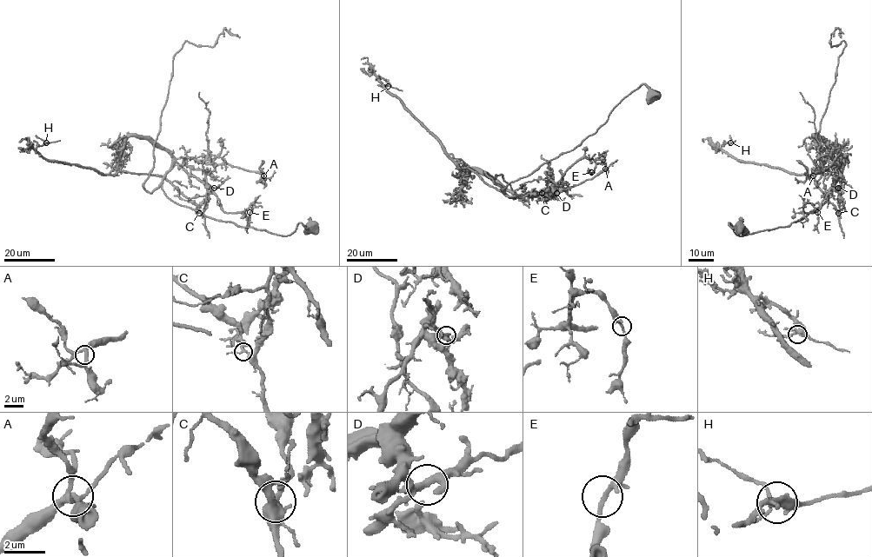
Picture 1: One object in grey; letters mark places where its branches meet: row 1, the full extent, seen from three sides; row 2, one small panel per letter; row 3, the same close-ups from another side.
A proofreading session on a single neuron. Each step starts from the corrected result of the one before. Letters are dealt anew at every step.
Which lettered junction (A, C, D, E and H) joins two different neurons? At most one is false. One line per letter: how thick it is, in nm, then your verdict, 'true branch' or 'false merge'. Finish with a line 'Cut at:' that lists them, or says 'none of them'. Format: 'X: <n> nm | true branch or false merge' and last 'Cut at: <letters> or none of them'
A: 260 nm | true branch
C: 220 nm | false merge
D: 280 nm | true branch
E: 200 nm | true branch
H: 320 nm | true branch
Cut at: C

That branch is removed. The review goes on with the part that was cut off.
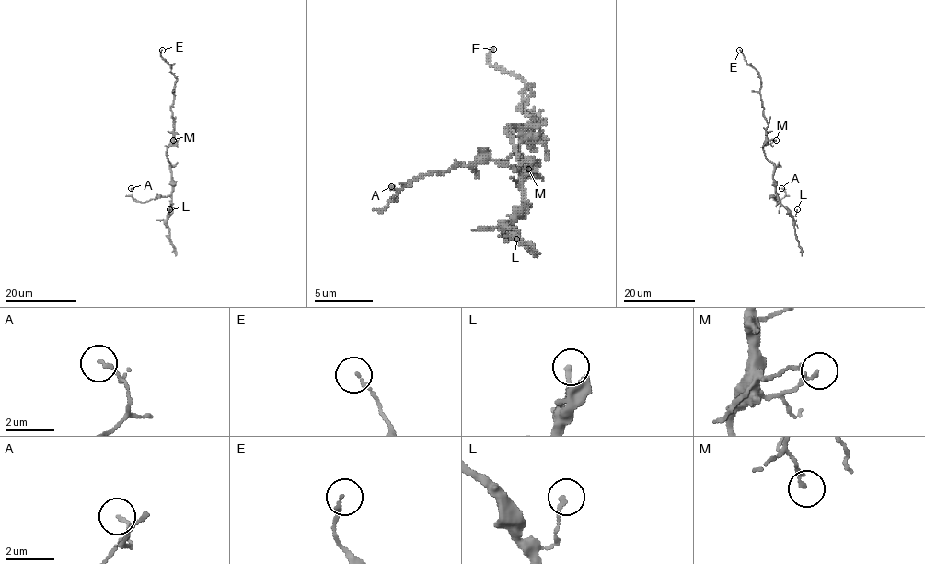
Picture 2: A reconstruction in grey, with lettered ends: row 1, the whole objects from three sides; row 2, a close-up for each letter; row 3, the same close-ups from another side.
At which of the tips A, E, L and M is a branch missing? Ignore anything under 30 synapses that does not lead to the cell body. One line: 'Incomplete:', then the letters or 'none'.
Incomplete: none

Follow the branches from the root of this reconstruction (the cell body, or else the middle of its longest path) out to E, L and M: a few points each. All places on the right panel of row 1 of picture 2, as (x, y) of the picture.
E: (763, 149), (768, 122), (762, 114), (760, 77), (739, 50)
L: (763, 149), (765, 157), (774, 166), (777, 199), (792, 216), (795, 216), (797, 209)
M: (763, 149), (765, 145), (776, 140)

